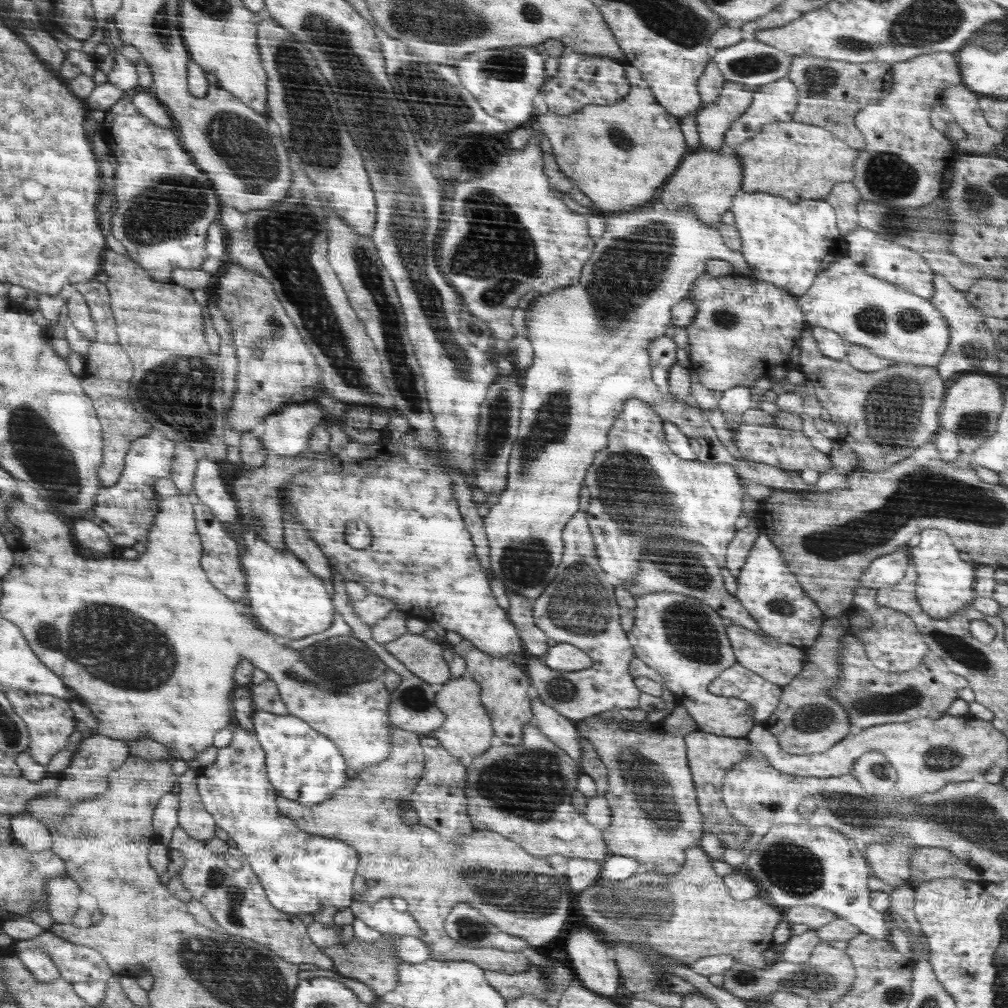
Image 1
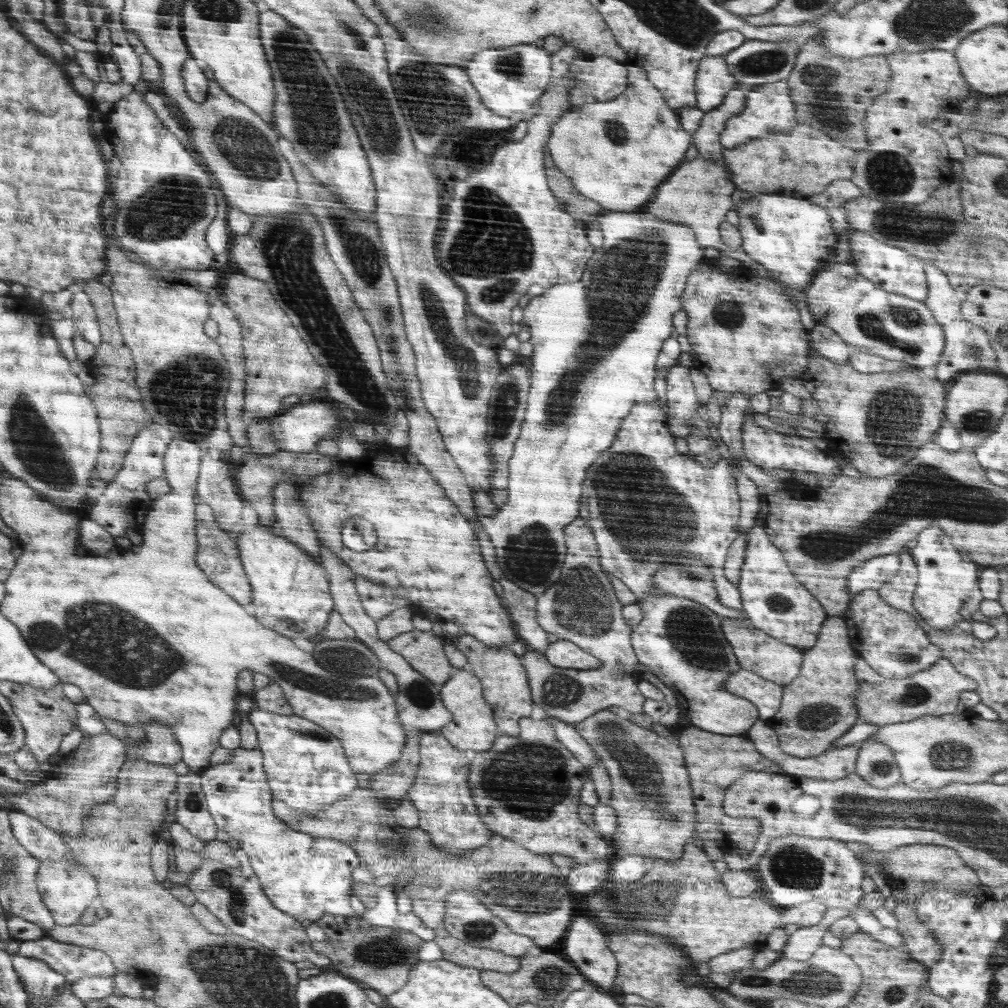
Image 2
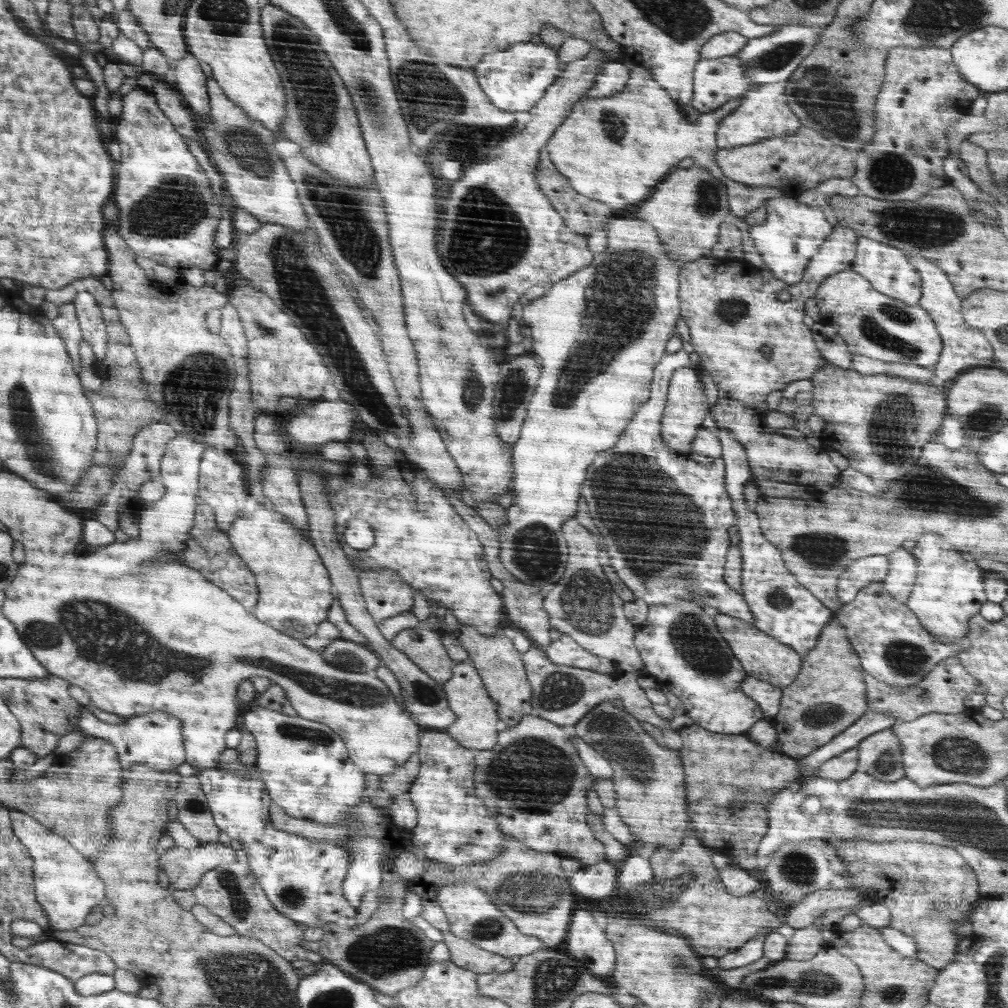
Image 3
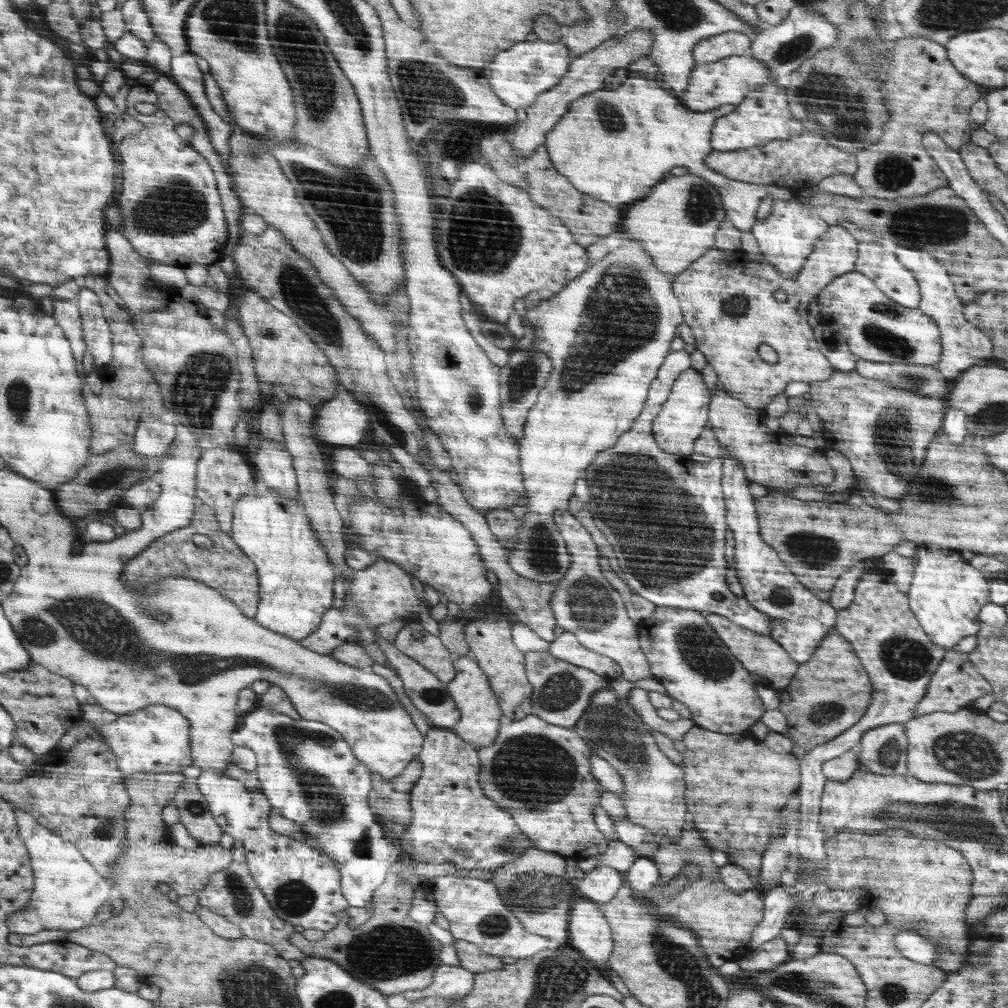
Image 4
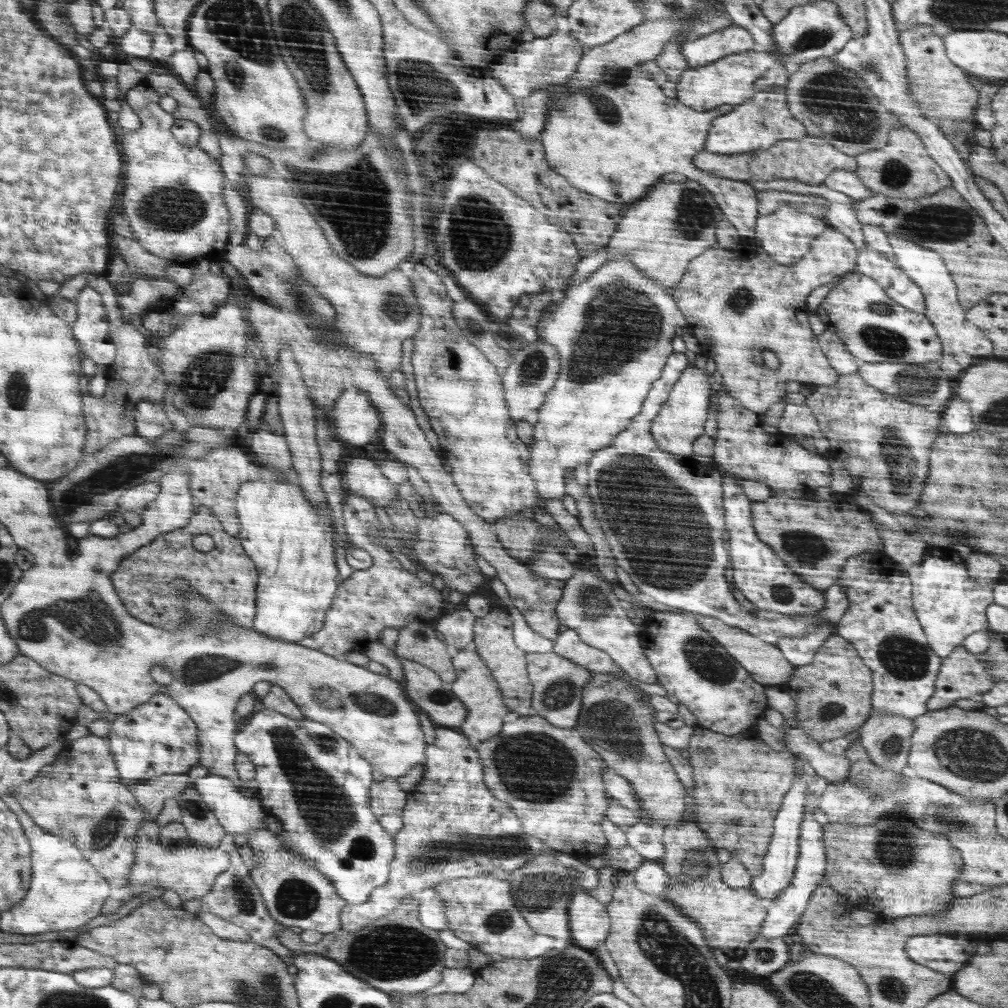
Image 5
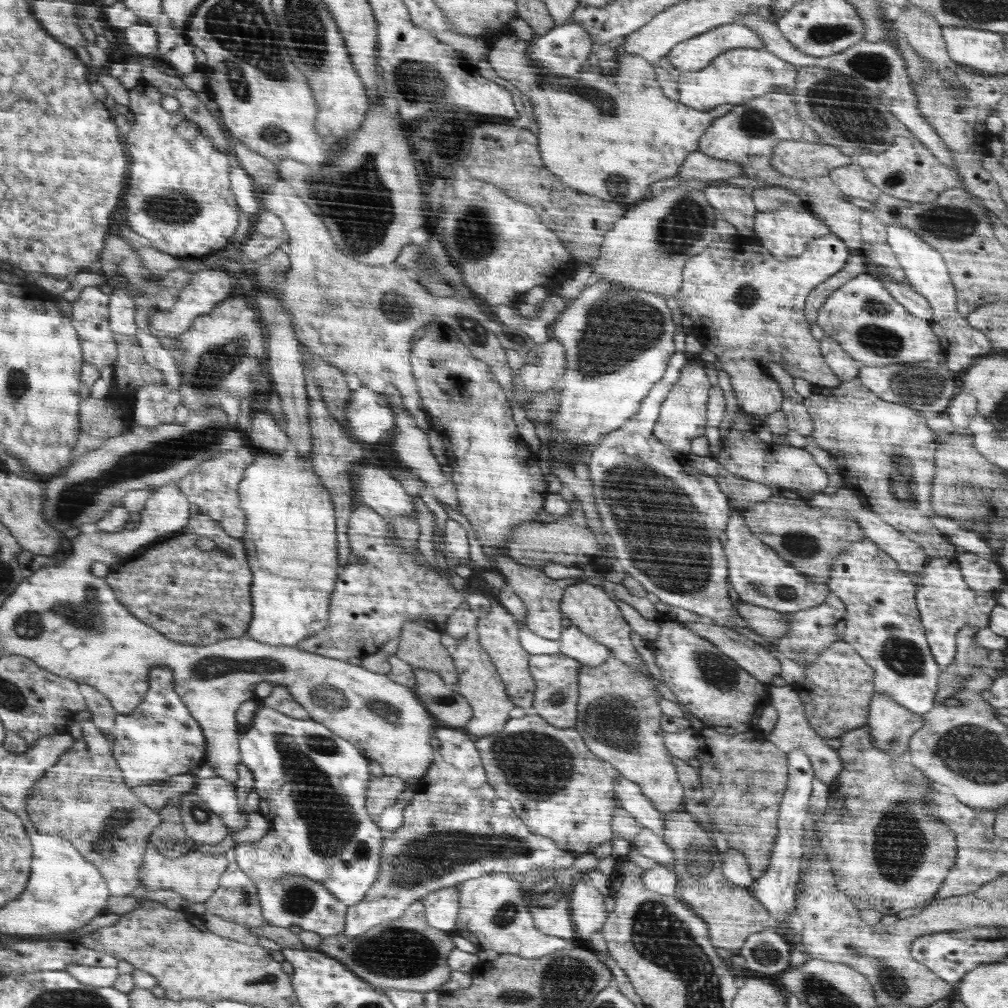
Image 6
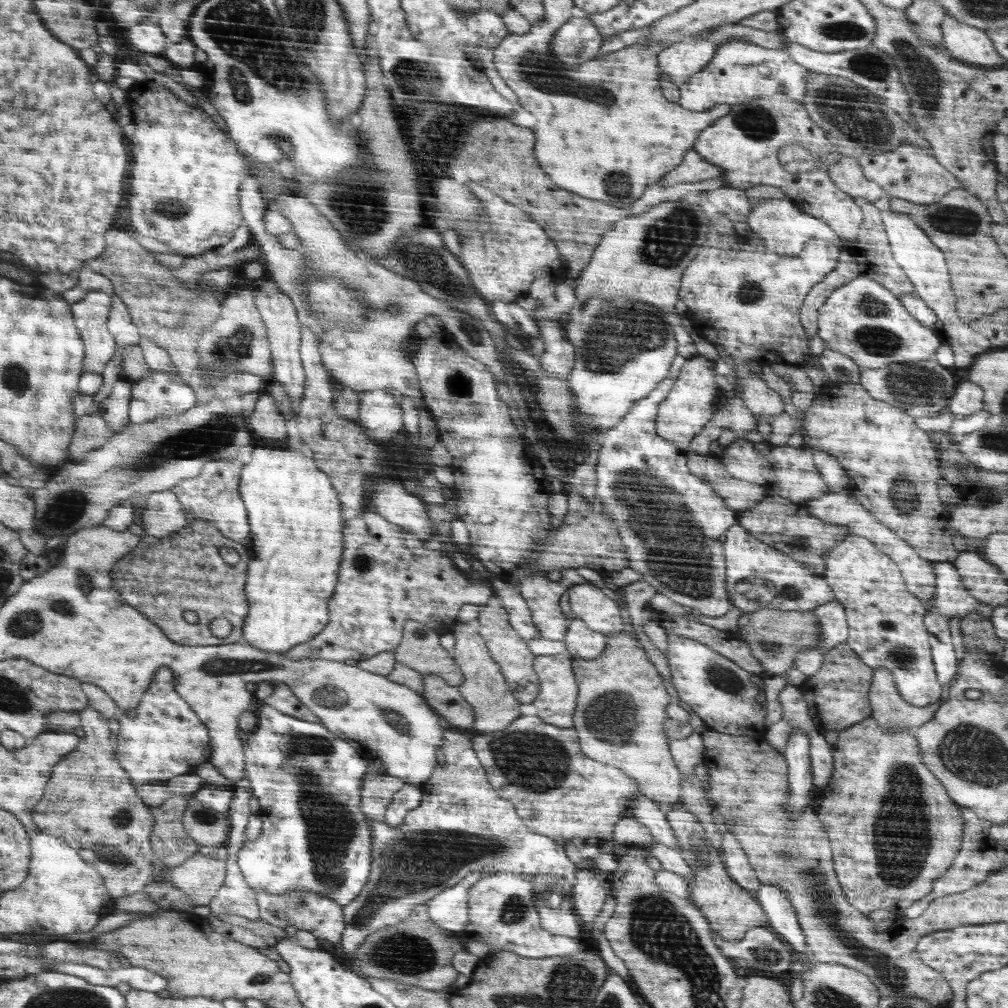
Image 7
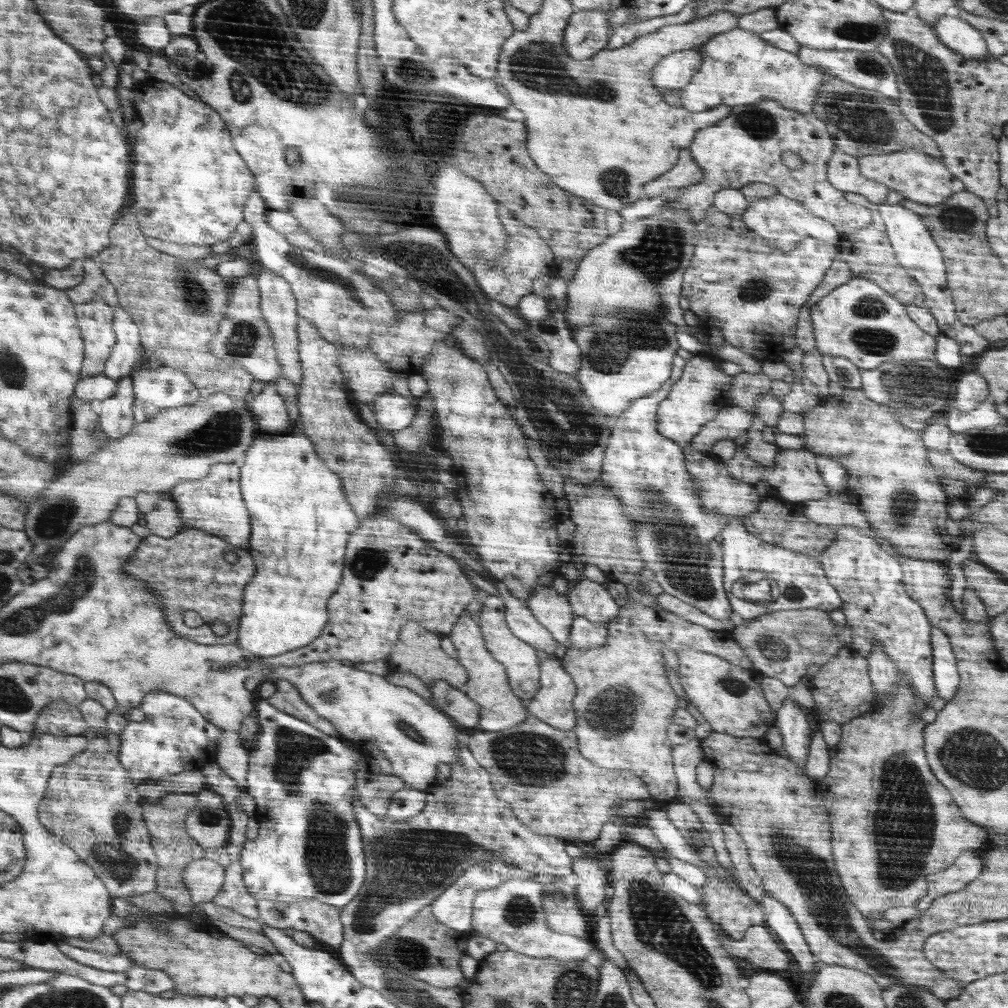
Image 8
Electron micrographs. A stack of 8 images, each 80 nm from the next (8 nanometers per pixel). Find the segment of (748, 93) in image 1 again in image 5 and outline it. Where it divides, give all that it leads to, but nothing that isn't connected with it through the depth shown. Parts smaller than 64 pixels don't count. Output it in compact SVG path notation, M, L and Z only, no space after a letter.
M642 64L623 70L614 81L602 81L590 89L582 89L563 96L564 85L548 88L550 100L546 110L546 122L540 136L544 148L544 158L552 170L566 177L576 188L588 194L599 196L611 203L628 208L630 204L646 198L661 183L662 176L670 172L684 174L706 187L718 201L725 219L737 228L743 239L754 239L757 211L757 192L746 181L730 180L708 174L694 165L694 158L707 150L707 138L716 118L731 112L733 105L722 105L716 109L699 111L664 93L662 87L644 69Z

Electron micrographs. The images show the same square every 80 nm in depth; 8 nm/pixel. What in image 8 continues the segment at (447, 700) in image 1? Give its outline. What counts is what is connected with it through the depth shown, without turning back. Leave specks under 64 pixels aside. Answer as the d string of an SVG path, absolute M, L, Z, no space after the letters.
M466 608L452 631L450 637L456 649L456 656L461 663L464 663L473 680L468 682L464 692L481 706L482 715L478 730L482 728L482 730L498 732L511 729L527 720L526 712L522 708L522 700L511 689L510 678L508 678L505 666L487 649L486 639L482 638L482 631Z

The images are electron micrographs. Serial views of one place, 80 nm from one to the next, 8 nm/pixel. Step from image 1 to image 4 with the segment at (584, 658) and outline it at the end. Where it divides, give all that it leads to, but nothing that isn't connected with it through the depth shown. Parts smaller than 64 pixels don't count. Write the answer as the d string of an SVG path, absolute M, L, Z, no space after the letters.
M568 631L555 637L547 651L560 660L583 666L609 679L616 679L623 673L621 666L614 659L585 647L574 633Z

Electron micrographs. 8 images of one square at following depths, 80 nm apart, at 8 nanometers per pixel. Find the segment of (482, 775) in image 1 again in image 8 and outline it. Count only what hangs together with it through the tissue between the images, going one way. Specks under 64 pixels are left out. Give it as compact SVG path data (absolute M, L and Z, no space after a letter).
M534 716L511 729L498 732L476 732L469 737L467 747L476 754L480 767L488 766L492 786L500 799L508 803L514 813L533 831L554 835L566 843L576 839L588 842L598 838L604 823L617 818L612 807L620 800L643 799L650 801L647 784L631 770L604 769L584 758L579 750L579 739L573 730L558 730Z

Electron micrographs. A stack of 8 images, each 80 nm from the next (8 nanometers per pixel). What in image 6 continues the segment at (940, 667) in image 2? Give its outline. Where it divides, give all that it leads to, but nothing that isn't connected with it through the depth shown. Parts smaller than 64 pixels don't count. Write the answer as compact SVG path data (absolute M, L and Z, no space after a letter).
M968 626L957 632L955 661L940 673L936 705L940 705L940 700L952 697L976 671L983 670L995 680L1000 676L1000 672L1005 670L1001 650L983 649L973 641L975 634L980 630Z

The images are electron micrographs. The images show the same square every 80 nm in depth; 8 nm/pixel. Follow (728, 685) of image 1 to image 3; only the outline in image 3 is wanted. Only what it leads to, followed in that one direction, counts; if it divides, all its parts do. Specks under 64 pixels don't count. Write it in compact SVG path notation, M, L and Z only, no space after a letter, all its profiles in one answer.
M748 675L743 680L742 689L760 705L764 716L773 717L779 713L783 698L783 689L780 687Z

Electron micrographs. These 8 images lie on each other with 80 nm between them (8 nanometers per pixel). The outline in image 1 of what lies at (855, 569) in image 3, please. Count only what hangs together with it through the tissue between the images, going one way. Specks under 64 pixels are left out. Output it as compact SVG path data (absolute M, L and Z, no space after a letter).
M908 547L896 550L896 553L876 558L875 561L871 562L866 573L860 576L859 586L878 590L898 582L905 575L910 560L911 553Z

